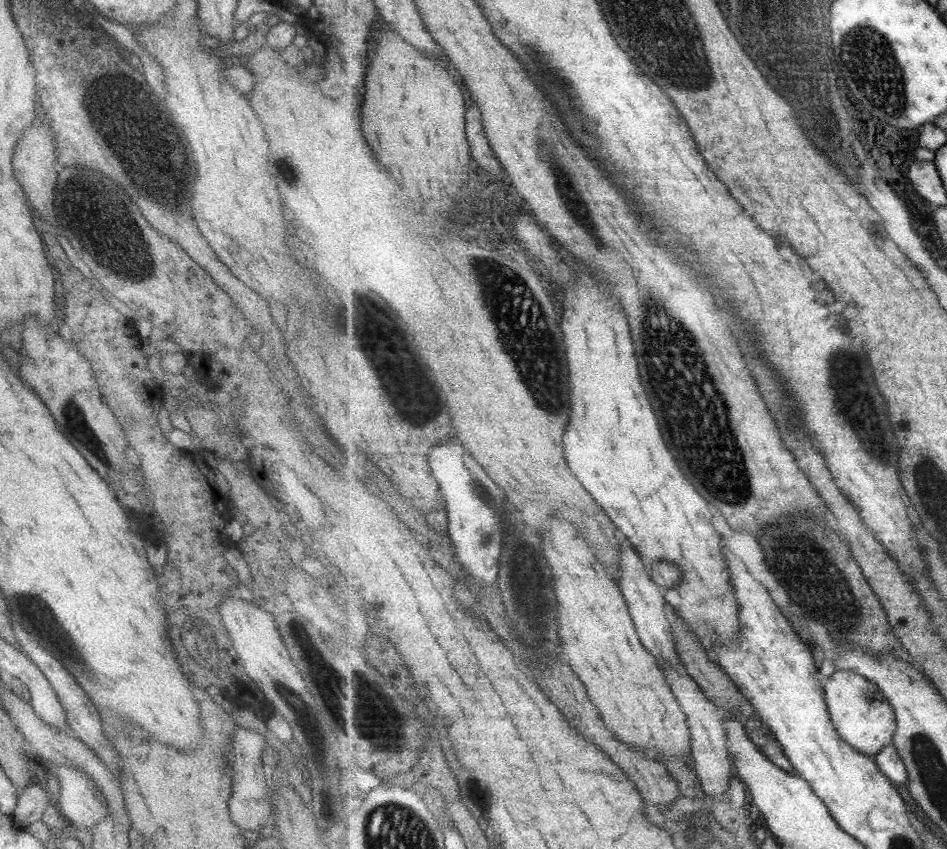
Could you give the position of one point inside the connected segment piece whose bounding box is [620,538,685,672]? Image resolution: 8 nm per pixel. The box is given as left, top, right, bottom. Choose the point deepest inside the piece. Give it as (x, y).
(650, 611)

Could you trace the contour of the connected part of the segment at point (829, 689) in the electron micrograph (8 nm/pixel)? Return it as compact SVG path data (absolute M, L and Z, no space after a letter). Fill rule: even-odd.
M837 670L824 681L833 724L845 742L869 757L878 755L883 748L892 744L898 723L896 711L876 683L852 670Z

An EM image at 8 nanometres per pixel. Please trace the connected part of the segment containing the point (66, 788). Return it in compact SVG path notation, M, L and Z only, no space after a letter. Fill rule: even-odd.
M57 766L55 774L50 774L50 776L54 776L60 783L60 791L54 800L60 813L72 826L88 832L108 816L106 800L101 794L99 787L95 786L89 776L83 774L80 770L67 768L66 766Z

